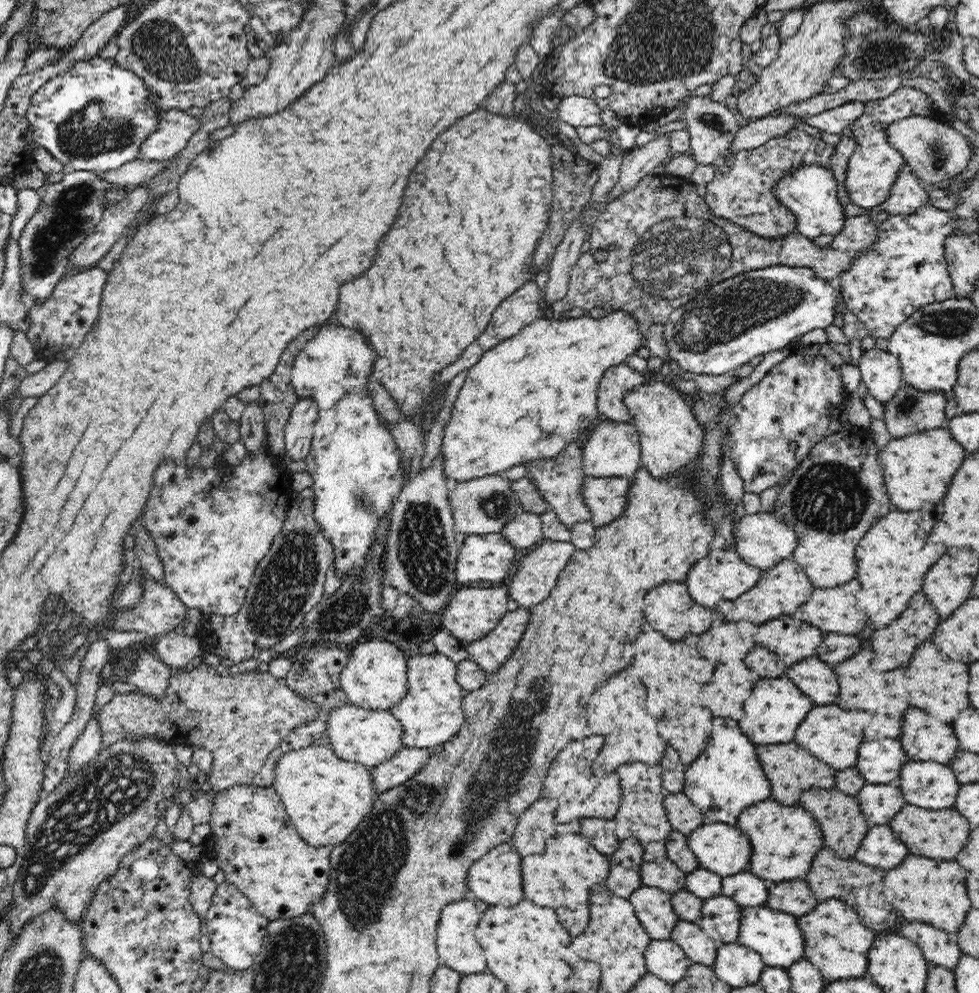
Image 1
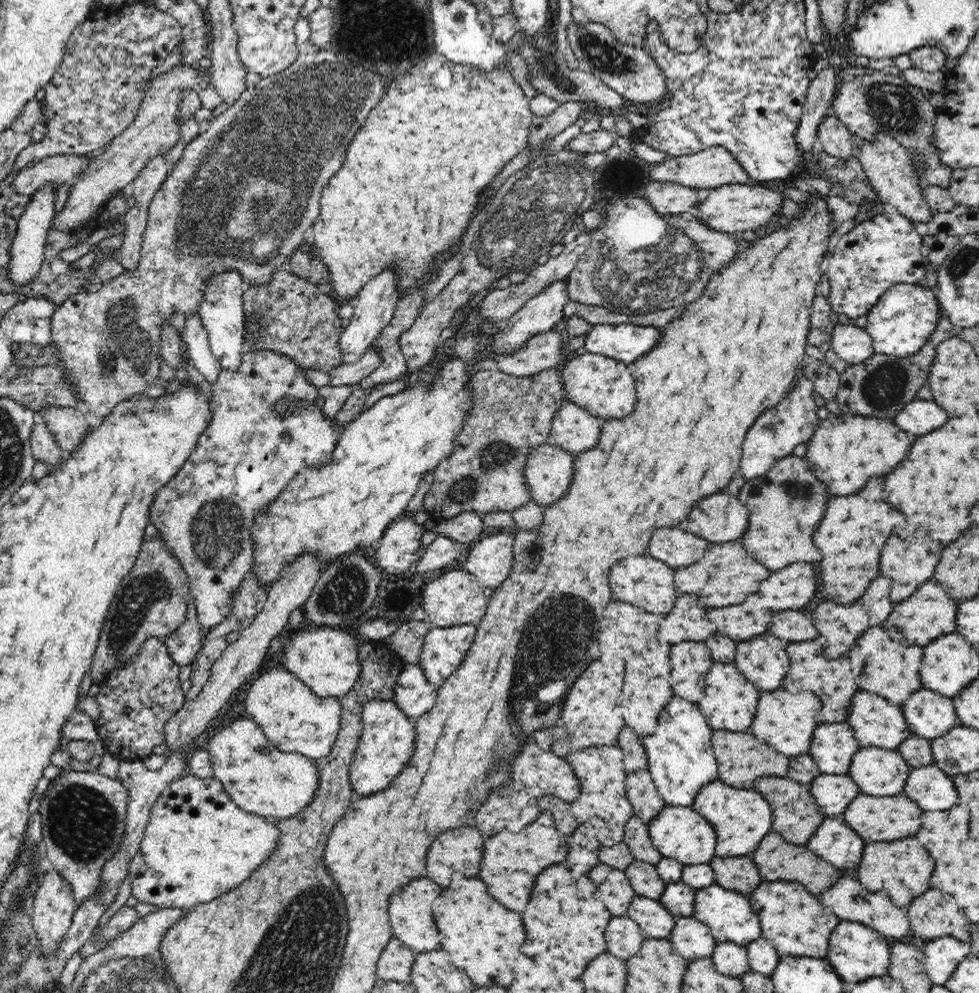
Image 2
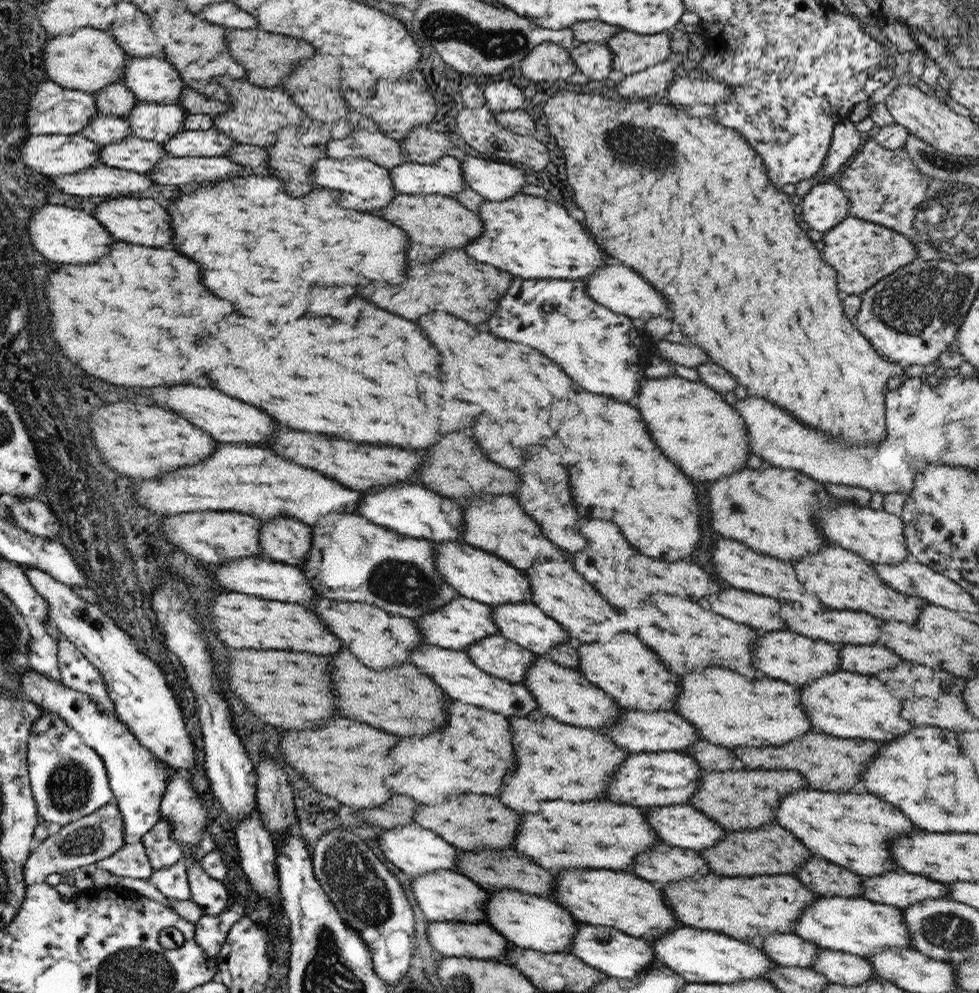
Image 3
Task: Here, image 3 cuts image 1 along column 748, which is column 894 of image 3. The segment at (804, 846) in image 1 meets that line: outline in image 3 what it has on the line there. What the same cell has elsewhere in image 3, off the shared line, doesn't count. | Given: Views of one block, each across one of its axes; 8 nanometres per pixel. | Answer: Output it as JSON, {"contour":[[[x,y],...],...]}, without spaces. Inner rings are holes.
{"contour":[[[810,788],[800,789],[787,794],[777,806],[775,822],[789,830],[797,840],[809,848],[813,854],[820,854],[822,858],[844,866],[861,876],[878,876],[885,874],[884,870],[894,870],[894,862],[890,858],[890,844],[888,840],[896,836],[904,836],[914,832],[914,824],[908,816],[904,816],[898,808],[890,806],[888,802],[872,796],[872,794],[836,794],[836,792],[822,792]]]}

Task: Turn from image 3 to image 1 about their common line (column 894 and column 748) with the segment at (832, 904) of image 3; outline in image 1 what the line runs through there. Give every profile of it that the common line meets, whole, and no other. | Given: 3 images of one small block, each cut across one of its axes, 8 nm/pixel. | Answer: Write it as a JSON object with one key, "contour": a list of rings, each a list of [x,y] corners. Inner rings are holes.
{"contour":[[[766,906],[741,908],[740,934],[738,934],[737,942],[760,954],[765,967],[781,967],[786,970],[792,966],[792,963],[805,958],[804,937],[798,927],[797,917]]]}

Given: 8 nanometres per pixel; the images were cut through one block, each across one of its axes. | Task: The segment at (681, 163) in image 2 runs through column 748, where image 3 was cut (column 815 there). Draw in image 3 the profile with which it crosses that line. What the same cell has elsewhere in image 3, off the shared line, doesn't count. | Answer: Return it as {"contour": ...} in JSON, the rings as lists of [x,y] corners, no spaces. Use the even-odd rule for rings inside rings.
{"contour":[[[850,120],[838,123],[834,127],[830,149],[828,149],[828,156],[823,168],[816,176],[796,184],[795,194],[803,197],[810,192],[814,185],[826,180],[834,180],[843,170],[842,166],[846,166],[846,162],[856,155],[861,146],[862,134],[856,129],[856,124]]]}

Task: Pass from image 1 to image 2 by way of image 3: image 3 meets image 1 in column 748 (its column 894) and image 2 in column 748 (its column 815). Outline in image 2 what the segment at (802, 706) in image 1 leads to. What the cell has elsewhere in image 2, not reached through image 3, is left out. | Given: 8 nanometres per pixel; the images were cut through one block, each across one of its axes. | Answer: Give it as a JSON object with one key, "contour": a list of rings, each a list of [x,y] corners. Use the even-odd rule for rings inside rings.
{"contour":[[[715,661],[710,666],[705,676],[704,698],[698,702],[702,714],[708,720],[708,726],[713,730],[729,730],[732,732],[749,732],[752,716],[756,712],[758,704],[758,690],[752,683],[736,668],[735,664],[721,663]]]}

